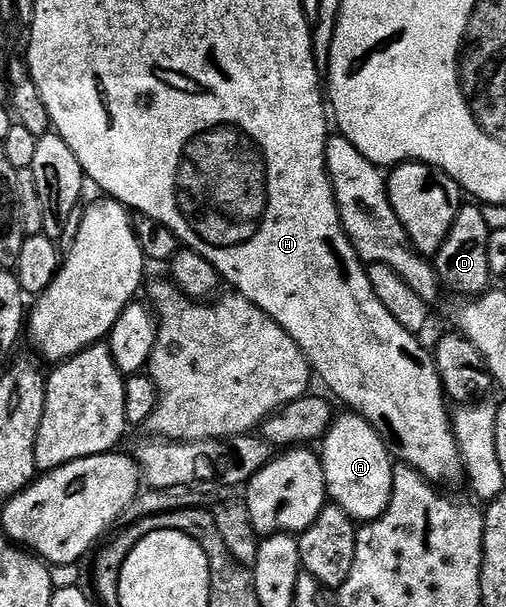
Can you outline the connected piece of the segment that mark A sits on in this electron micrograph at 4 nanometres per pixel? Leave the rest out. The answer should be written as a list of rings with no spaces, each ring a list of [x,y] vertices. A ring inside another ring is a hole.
[[[343,412],[347,413],[336,416],[321,442],[327,496],[357,523],[375,521],[391,505],[396,462],[383,436],[360,413]]]

